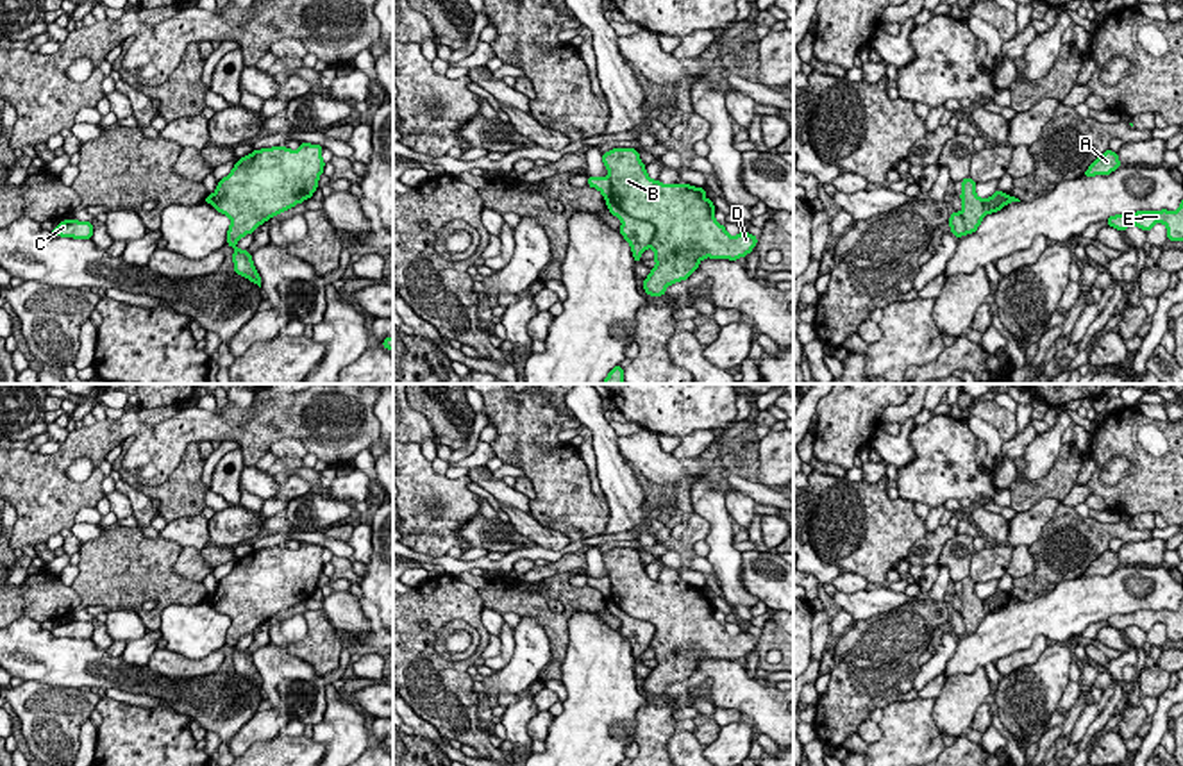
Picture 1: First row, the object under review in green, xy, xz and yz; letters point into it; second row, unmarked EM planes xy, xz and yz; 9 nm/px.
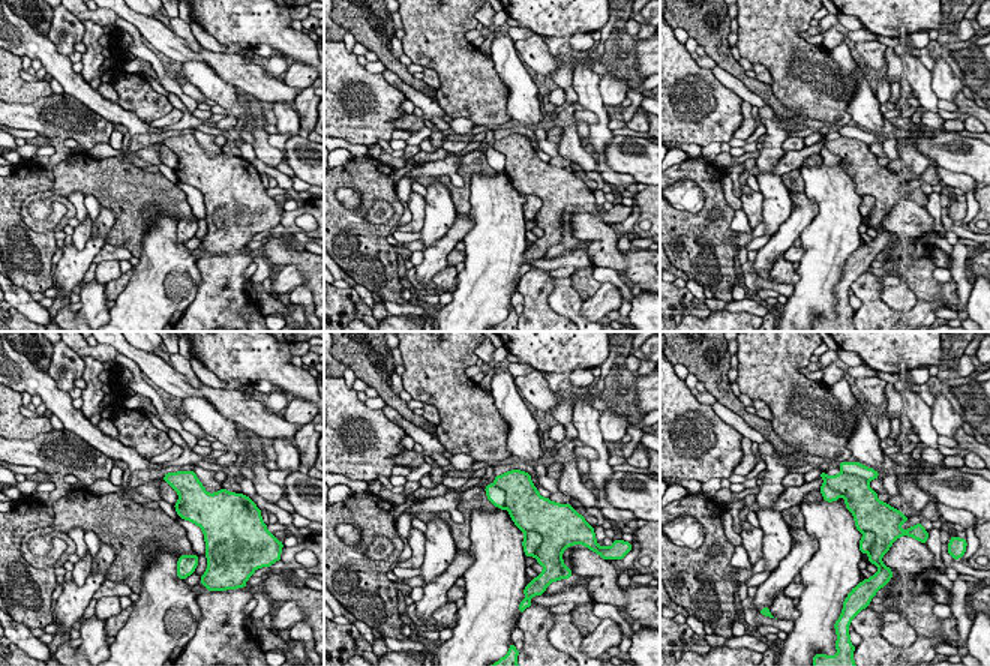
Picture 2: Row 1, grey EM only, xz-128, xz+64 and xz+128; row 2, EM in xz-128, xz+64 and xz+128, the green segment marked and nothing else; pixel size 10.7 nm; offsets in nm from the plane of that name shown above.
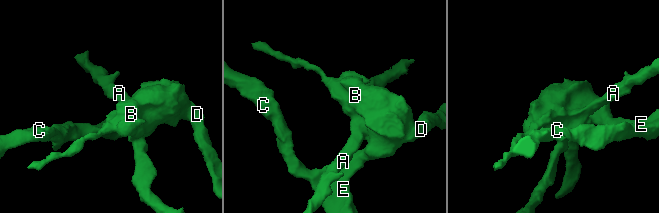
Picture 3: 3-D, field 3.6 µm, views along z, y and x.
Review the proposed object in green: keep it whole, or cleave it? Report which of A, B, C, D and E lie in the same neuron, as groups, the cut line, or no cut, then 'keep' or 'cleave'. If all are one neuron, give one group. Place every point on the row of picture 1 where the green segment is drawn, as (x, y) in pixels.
groups A / B C D E; cut xz (606, 199), (654, 229), (649, 245); cleave

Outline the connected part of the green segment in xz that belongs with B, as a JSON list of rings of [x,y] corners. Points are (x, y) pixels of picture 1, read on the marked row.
[[[613,148],[602,154],[602,162],[609,175],[599,179],[588,175],[588,186],[599,189],[606,200],[611,198],[627,216],[649,221],[656,229],[649,245],[656,254],[656,266],[643,279],[649,296],[663,296],[670,284],[690,279],[706,257],[736,261],[756,246],[758,237],[749,232],[734,237],[727,234],[726,227],[715,220],[717,209],[704,196],[704,187],[652,180],[634,148]]]

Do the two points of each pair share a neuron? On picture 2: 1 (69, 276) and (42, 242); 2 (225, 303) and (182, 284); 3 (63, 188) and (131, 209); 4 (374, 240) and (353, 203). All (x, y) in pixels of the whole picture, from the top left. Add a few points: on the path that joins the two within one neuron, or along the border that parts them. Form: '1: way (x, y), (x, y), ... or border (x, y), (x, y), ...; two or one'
1: border (54, 267), (53, 285); two
2: border (197, 260), (198, 290), (185, 311); two
3: way (80, 183), (105, 183), (114, 192); one
4: border (339, 186), (360, 194), (356, 210); two

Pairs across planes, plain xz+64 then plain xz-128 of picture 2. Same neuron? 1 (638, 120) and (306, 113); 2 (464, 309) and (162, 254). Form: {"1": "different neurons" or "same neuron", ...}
{"1": "same neuron", "2": "same neuron"}

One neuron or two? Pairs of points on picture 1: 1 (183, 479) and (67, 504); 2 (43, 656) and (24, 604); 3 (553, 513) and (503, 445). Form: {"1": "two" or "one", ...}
{"1": "two", "2": "two", "3": "one"}

